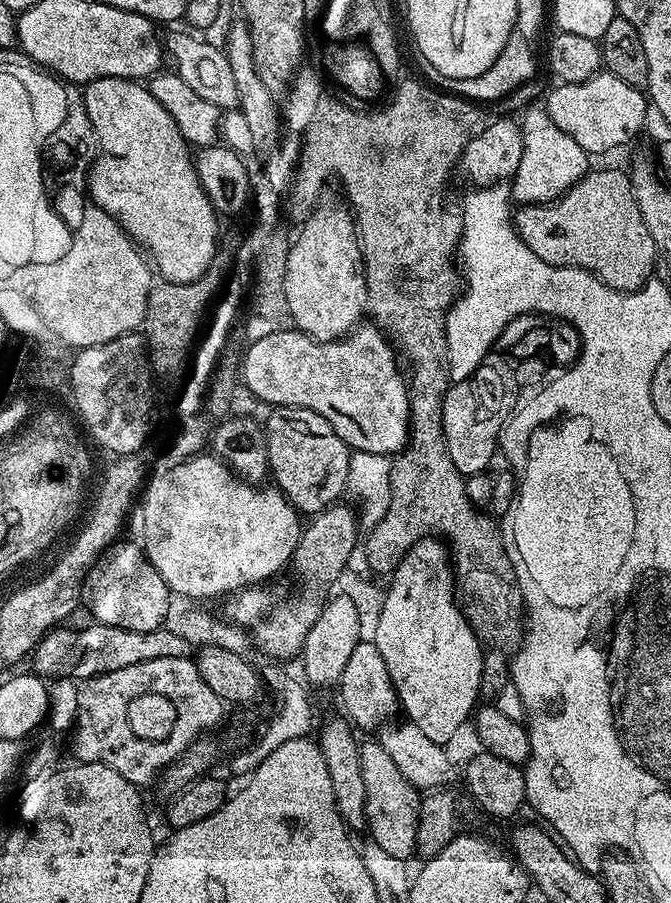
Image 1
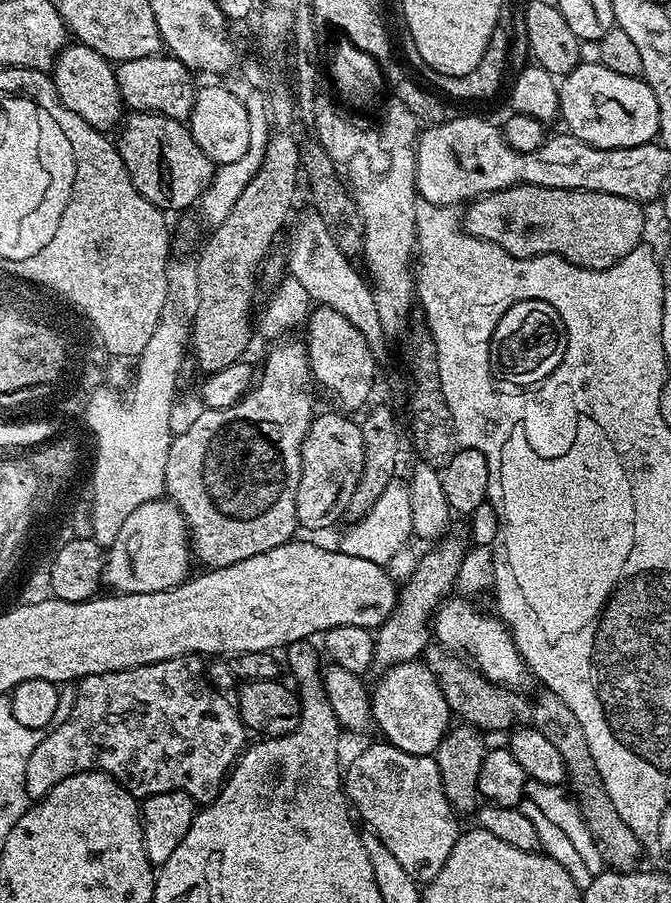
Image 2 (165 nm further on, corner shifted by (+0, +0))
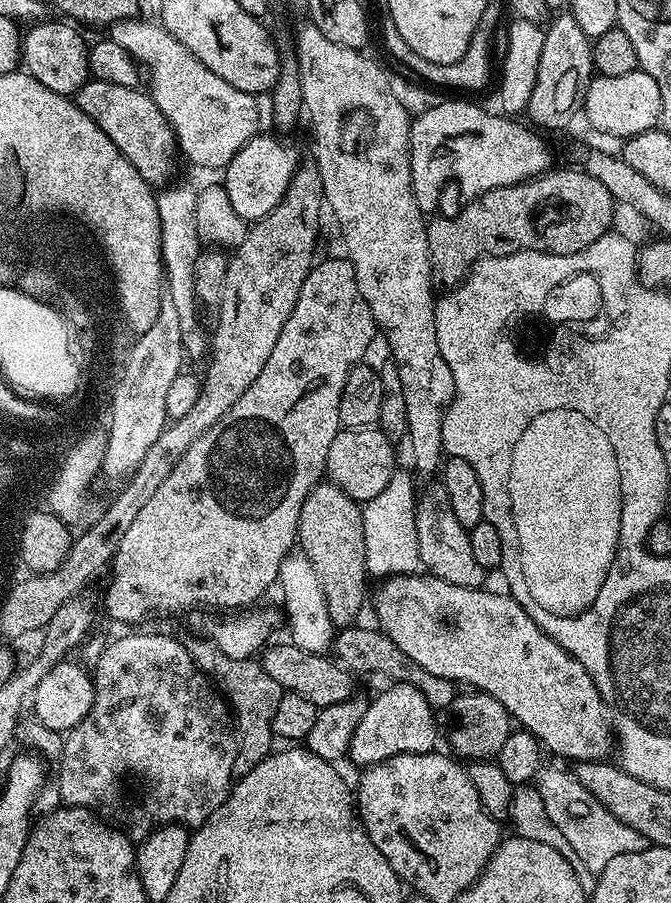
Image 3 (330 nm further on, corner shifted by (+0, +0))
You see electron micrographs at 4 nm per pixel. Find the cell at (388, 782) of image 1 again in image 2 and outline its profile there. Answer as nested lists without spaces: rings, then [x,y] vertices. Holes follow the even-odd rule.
[[[387,742],[372,744],[364,748],[352,761],[347,761],[343,773],[344,794],[355,815],[365,820],[367,827],[376,833],[377,838],[398,858],[398,862],[406,869],[406,874],[418,882],[432,880],[446,864],[450,850],[454,850],[454,842],[460,837],[462,825],[459,824],[458,814],[452,809],[452,803],[442,790],[440,771],[432,756],[410,754],[406,750],[398,750]]]

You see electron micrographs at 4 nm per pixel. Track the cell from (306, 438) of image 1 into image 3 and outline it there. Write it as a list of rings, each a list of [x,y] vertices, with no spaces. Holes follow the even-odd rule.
[[[344,428],[334,438],[330,445],[326,476],[329,481],[342,489],[350,498],[358,502],[375,502],[387,488],[391,476],[398,471],[396,465],[396,448],[394,441],[380,429],[371,428]]]

